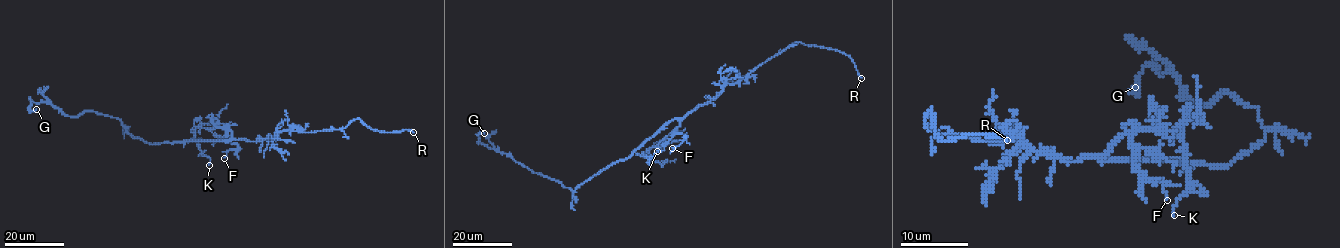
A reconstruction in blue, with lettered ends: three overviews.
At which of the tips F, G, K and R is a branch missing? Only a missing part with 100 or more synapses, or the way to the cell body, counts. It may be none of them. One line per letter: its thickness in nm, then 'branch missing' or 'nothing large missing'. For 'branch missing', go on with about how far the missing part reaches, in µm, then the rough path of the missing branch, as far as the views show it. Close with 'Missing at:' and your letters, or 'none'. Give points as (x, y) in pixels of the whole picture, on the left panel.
F: 110 nm thick; nothing large missing
G: 170 nm thick; nothing large missing
K: 110 nm thick; nothing large missing
R: 150 nm thick; branch missing; about 15 µm are missing
Missing at: R

